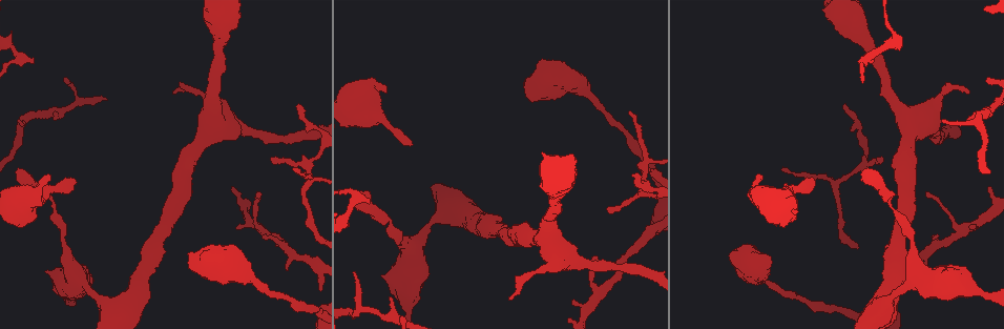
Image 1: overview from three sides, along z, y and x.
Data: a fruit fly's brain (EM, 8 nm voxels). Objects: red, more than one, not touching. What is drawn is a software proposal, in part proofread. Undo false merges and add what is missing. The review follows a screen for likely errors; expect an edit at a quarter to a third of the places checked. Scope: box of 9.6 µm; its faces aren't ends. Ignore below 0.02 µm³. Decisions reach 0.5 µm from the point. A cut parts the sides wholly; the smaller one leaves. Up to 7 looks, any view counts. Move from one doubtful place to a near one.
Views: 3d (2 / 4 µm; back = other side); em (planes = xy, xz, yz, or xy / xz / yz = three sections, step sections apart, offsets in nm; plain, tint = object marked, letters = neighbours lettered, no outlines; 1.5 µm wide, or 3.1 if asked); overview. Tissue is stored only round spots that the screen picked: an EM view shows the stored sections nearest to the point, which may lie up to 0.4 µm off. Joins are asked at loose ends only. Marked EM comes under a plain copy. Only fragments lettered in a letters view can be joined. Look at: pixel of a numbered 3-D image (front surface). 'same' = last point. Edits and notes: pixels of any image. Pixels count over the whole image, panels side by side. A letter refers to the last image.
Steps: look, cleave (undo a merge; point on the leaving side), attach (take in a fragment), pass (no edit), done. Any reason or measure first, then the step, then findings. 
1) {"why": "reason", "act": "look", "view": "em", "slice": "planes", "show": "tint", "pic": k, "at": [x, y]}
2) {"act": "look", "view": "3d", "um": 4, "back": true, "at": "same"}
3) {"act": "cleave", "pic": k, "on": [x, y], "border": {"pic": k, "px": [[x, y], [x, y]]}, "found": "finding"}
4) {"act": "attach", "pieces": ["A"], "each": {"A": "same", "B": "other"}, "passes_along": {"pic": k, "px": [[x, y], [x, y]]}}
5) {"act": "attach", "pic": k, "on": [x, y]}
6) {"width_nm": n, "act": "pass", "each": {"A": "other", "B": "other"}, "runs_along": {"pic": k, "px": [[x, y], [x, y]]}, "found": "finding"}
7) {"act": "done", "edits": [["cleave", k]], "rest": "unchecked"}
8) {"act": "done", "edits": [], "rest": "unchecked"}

{"why": "an open end", "act": "look", "view": "em", "slice": "planes", "show": "letters", "pic": 1, "at": [935, 237]}

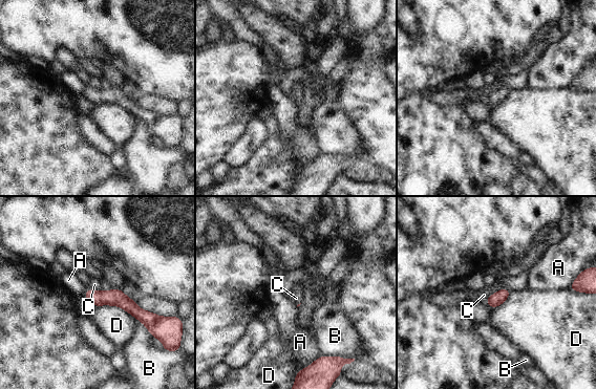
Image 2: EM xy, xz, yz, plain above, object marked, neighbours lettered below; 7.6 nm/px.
{"act": "pass", "each": {"A": "other", "B": "other", "C": "other", "D": "other"}, "runs_along": {"pic": 2, "px": [[87, 294], [166, 319]]}, "found": "none of them fits"}

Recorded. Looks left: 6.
{"why": "free end", "act": "look", "view": "em", "slice": "xz", "step": 4, "show": "letters", "pic": 1, "at": [76, 181]}

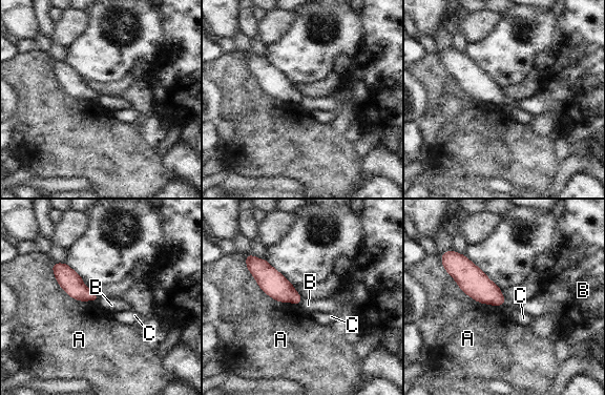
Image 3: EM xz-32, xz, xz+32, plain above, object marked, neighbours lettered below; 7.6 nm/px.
{"act": "look", "view": "em", "slice": "planes", "show": "letters", "at": "same"}

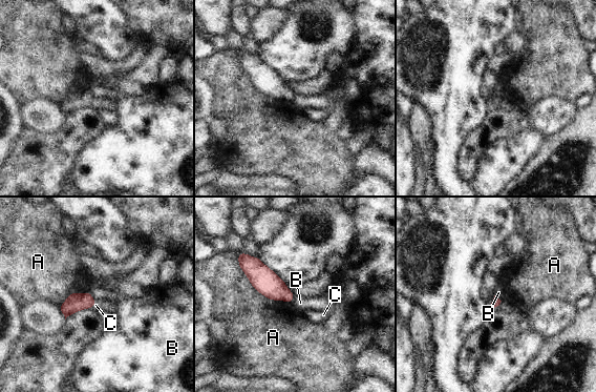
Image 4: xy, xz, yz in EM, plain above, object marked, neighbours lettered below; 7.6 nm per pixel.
{"act": "pass", "each": {"A": "other", "B": "other", "C": "other"}, "border": {"pic": 4, "px": [[88, 291], [96, 303]]}, "found": "none of them fits"}

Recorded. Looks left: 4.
{"why": "an open end", "act": "look", "view": "em", "slice": "planes", "show": "letters", "pic": 1, "at": [968, 117]}

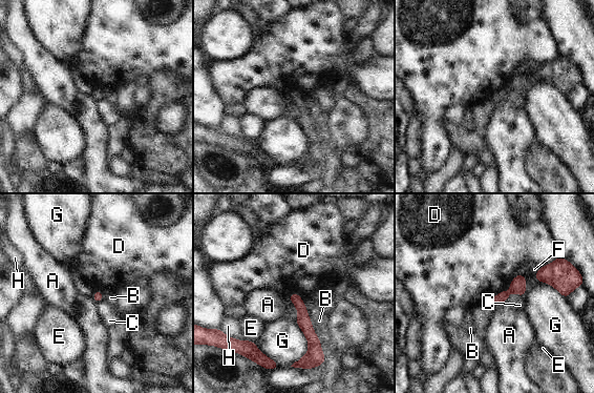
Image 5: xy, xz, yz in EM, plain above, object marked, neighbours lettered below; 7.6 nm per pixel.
{"act": "pass", "each": {"A": "other", "B": "other", "C": "other", "D": "other", "E": "other", "F": "other", "G": "other", "H": "other"}, "border": {"pic": 5, "px": [[521, 273], [507, 290], [489, 302]]}, "found": "no lettered fragment goes on from it"}

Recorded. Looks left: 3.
{"act": "done", "edits": [], "rest": "unchecked"}

